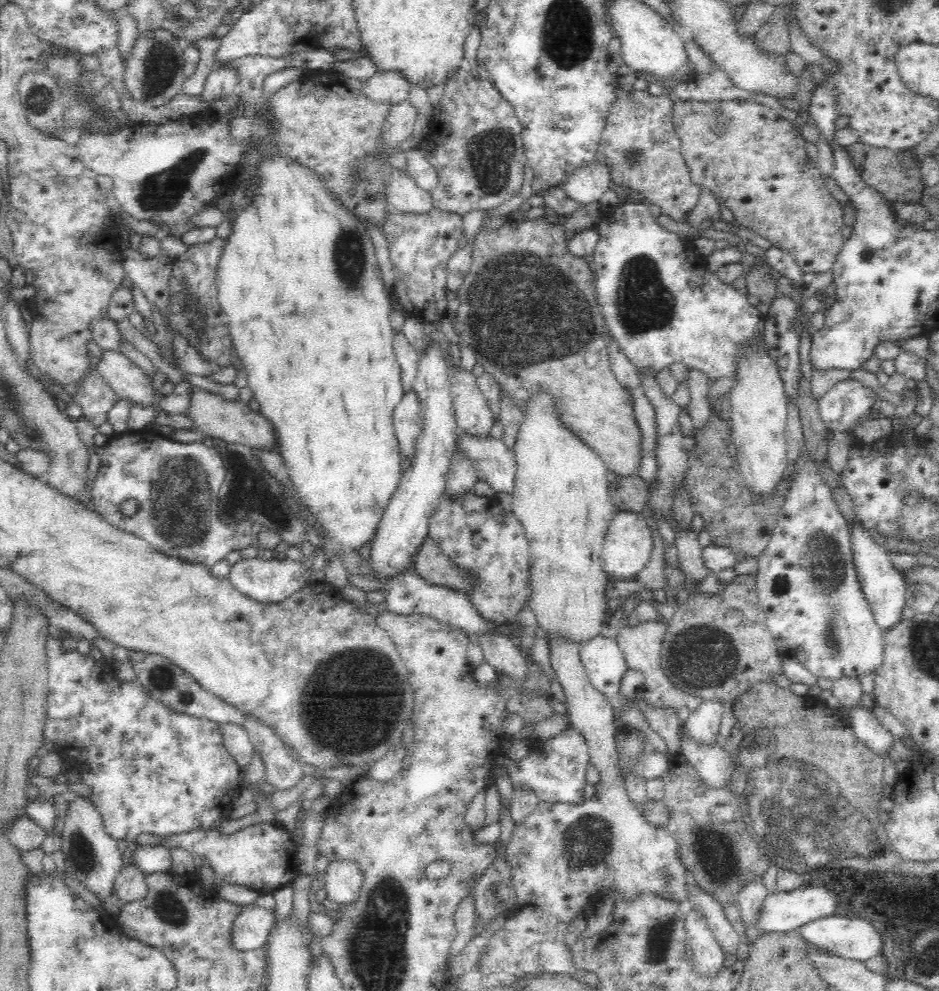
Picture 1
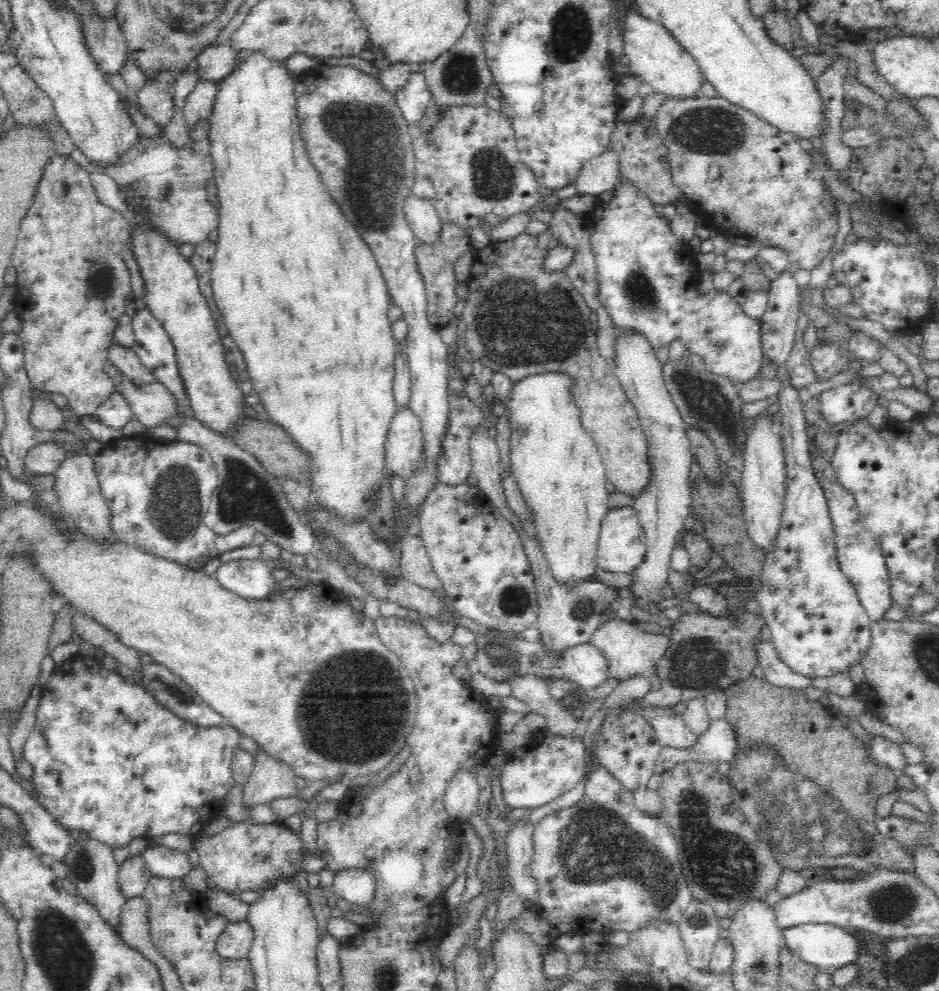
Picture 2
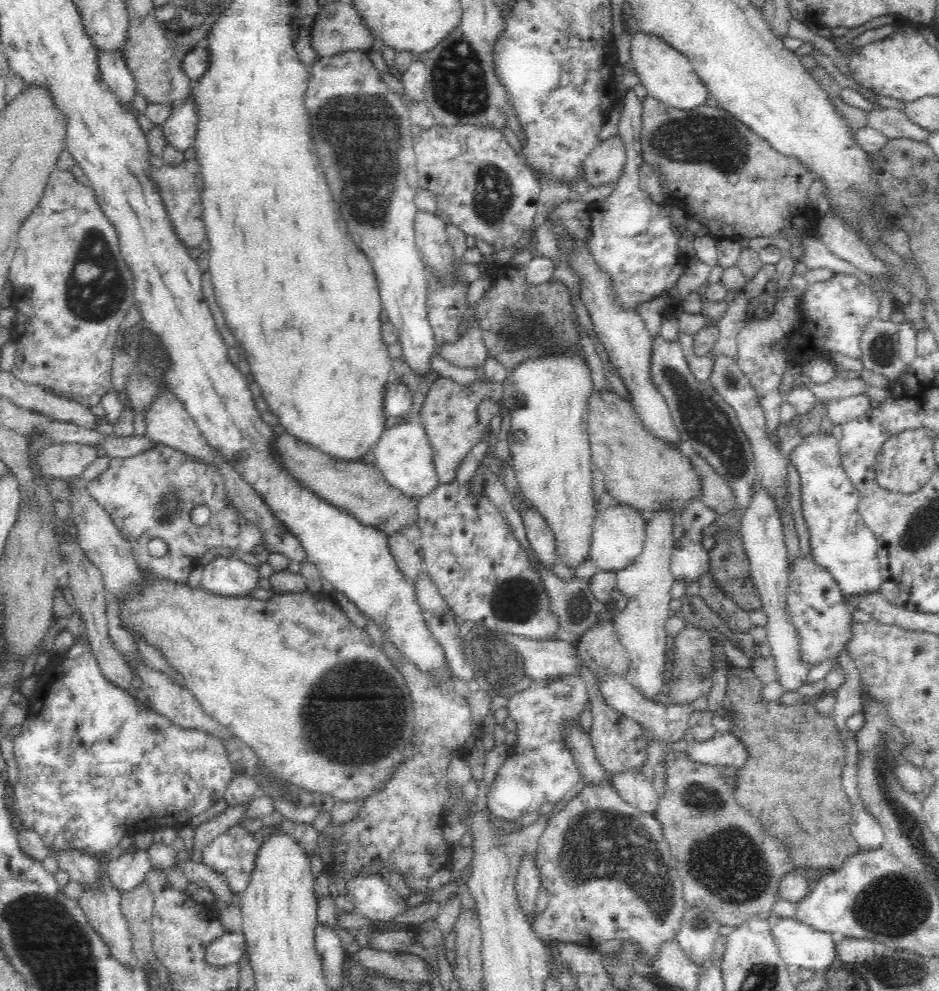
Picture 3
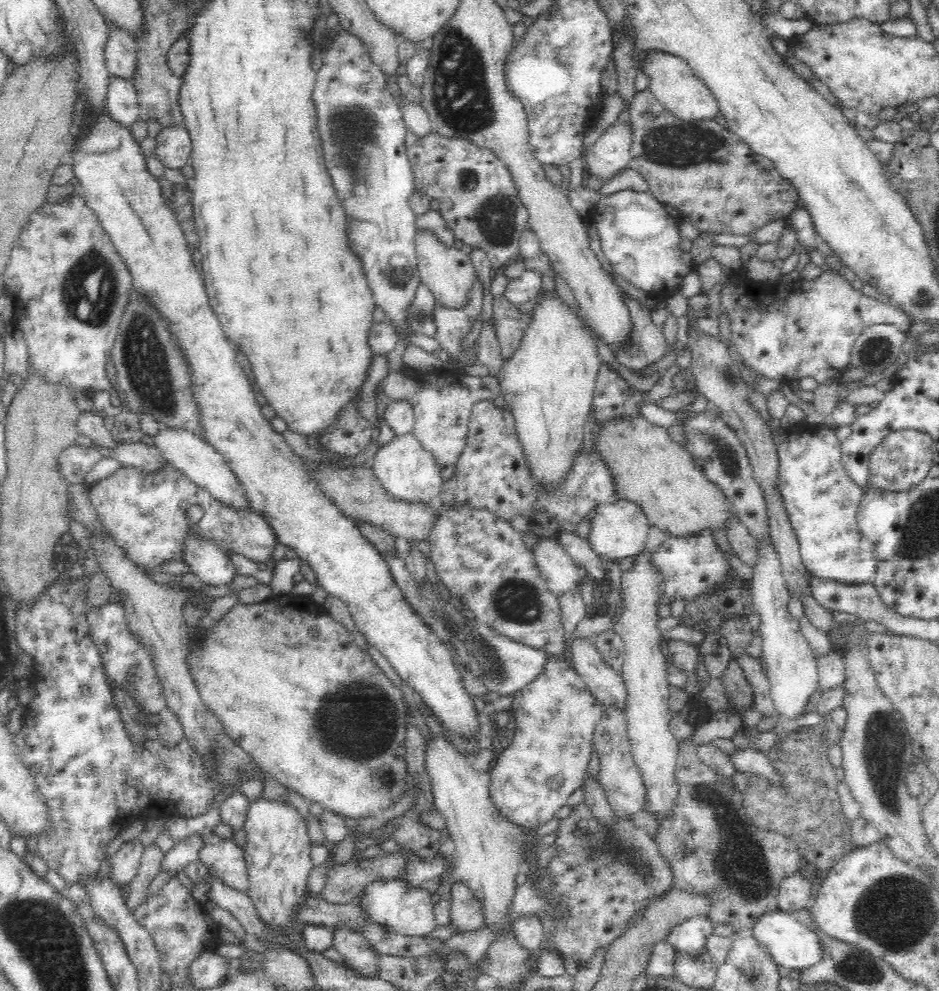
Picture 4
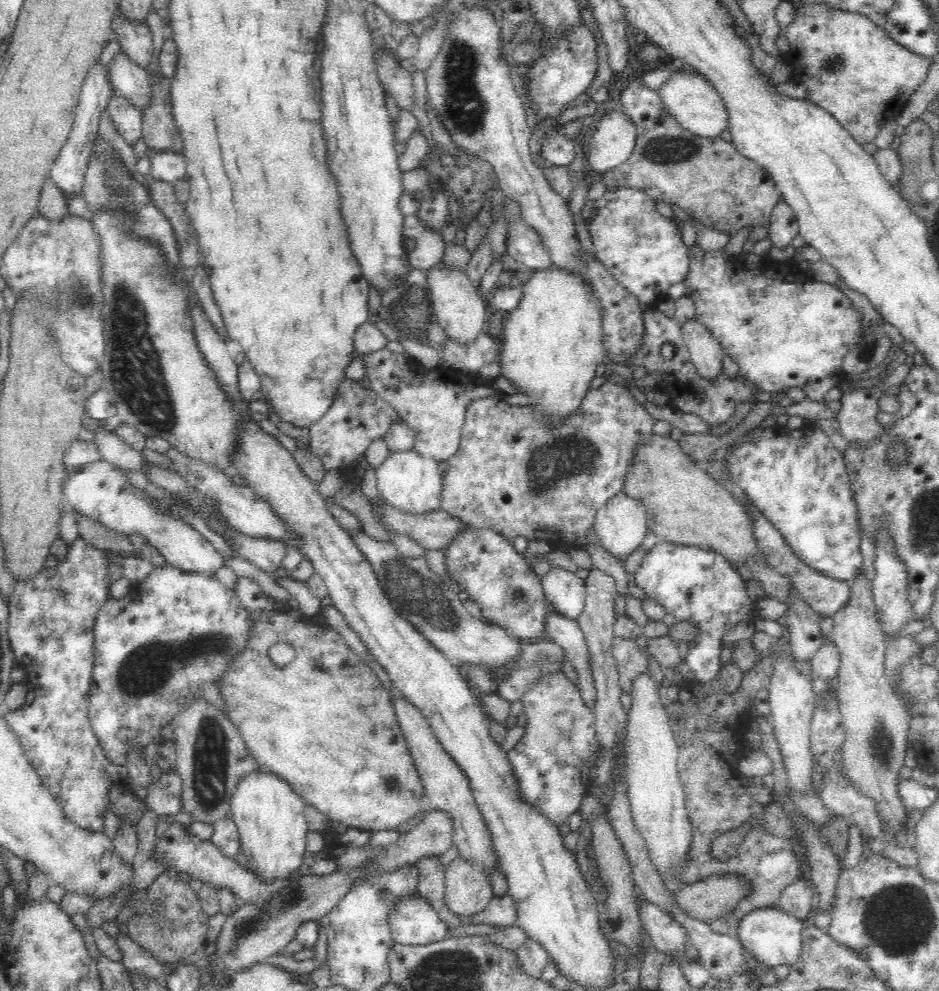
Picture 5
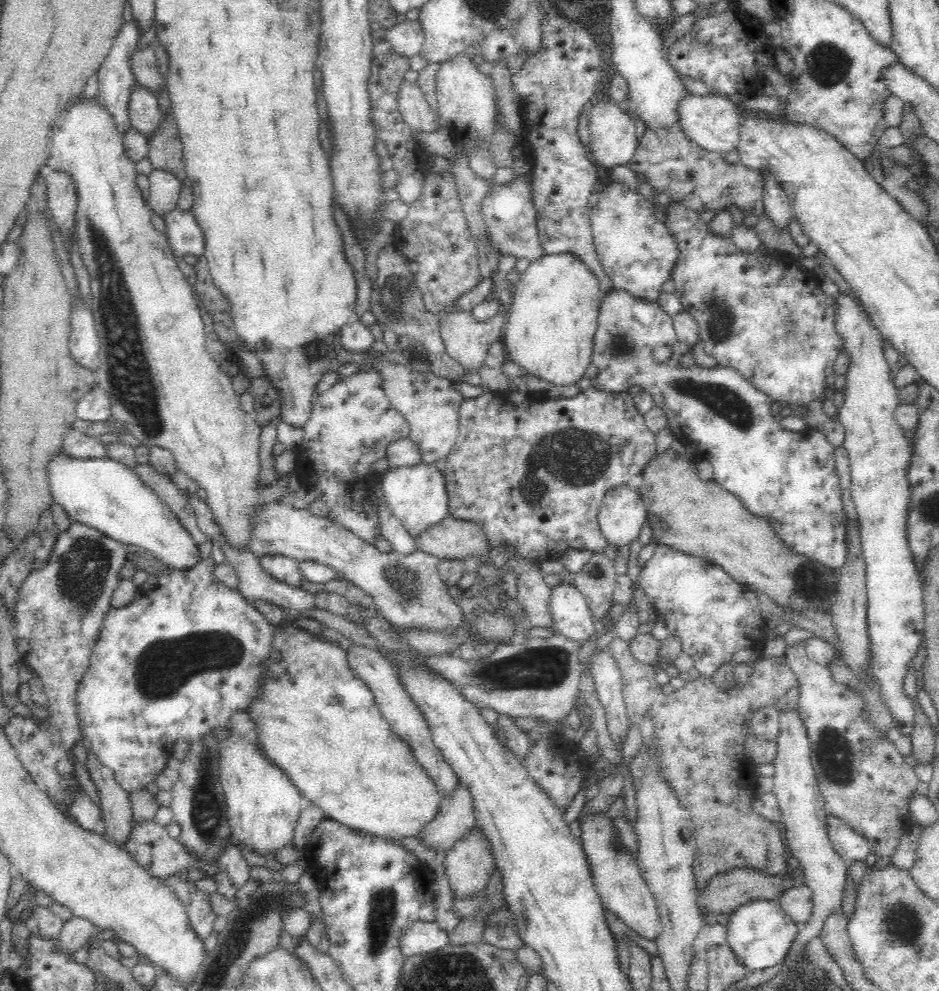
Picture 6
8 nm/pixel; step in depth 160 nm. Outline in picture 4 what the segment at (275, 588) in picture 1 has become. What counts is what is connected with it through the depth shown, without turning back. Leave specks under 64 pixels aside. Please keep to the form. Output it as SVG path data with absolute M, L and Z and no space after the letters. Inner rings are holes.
M198 536L189 539L184 563L206 586L230 586L239 576L226 552Z

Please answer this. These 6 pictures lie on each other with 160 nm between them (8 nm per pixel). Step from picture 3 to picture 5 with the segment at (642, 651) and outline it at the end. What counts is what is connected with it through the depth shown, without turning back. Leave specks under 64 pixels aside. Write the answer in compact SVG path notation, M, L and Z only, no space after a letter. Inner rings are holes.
M650 669L631 680L625 750L626 792L634 826L645 840L650 860L662 882L672 892L682 885L677 879L677 870L690 844L692 826L687 820L684 785L678 776L678 744L670 726L667 706L660 698L662 692L663 688Z

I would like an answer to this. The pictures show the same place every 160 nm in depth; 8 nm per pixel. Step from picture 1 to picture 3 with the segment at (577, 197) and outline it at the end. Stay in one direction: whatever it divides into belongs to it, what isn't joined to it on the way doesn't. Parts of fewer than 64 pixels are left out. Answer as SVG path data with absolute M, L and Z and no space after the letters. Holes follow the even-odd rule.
M618 134L603 140L583 162L582 177L591 187L615 185L626 160L625 148Z

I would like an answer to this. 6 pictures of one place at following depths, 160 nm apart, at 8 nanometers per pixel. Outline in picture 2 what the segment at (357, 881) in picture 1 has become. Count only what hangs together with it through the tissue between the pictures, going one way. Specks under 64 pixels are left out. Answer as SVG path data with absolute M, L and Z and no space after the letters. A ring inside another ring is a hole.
M346 867L335 872L331 890L336 898L363 909L373 897L374 885L374 877L368 871Z

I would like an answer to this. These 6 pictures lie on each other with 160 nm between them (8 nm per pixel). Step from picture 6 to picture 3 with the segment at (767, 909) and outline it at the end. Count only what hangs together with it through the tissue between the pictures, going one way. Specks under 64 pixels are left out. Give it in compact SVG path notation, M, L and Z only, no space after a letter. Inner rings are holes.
M795 917L774 919L772 935L791 969L825 972L838 959L834 933L812 928Z

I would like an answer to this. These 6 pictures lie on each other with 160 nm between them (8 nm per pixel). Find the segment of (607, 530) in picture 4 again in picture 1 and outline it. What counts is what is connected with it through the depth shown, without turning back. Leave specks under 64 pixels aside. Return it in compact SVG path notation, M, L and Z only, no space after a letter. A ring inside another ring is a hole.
M616 511L601 551L602 568L609 575L609 579L635 581L640 572L650 563L653 554L652 543L652 532L640 514L631 511Z

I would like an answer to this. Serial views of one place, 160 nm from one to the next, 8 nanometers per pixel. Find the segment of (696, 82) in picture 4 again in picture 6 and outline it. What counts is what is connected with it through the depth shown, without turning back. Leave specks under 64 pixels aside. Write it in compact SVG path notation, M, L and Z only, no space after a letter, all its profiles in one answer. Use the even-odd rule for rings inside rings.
M687 92L684 98L678 100L678 127L694 144L704 149L718 149L724 154L737 148L739 115L734 102L727 96L713 94L694 94Z

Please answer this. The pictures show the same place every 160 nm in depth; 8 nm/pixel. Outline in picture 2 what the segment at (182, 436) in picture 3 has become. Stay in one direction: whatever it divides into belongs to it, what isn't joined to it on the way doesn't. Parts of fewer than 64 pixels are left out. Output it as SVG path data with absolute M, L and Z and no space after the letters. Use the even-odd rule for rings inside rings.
M120 371L120 380L116 382L115 390L128 401L134 418L139 420L146 430L162 421L170 421L174 428L182 422L173 416L174 397L161 382L136 384Z

